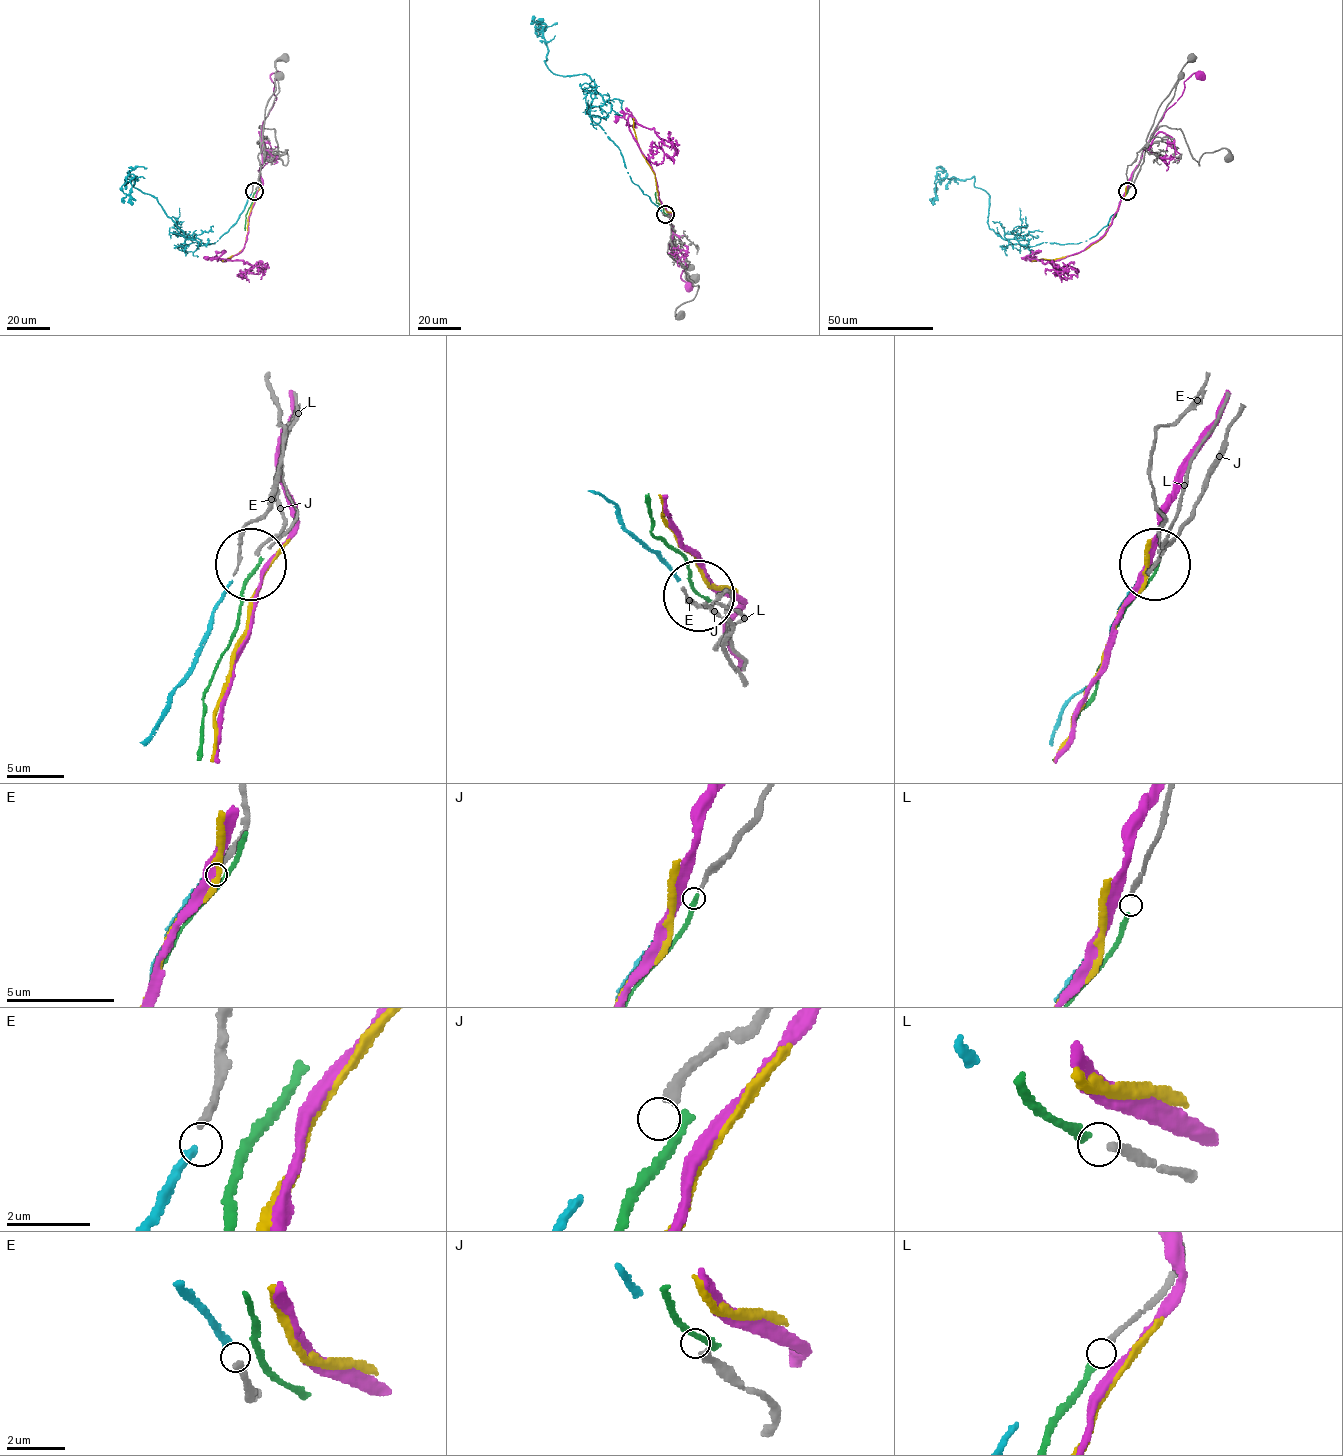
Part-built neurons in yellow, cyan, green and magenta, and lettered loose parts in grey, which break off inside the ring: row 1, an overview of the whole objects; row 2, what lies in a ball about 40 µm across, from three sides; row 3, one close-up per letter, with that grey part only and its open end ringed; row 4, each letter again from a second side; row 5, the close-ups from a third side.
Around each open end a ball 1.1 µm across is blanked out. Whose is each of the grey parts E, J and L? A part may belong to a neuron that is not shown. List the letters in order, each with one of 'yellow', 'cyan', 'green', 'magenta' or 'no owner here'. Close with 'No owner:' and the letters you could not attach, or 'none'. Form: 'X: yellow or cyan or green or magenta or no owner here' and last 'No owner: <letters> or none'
E: cyan
J: no owner here
L: green
No owner: J

